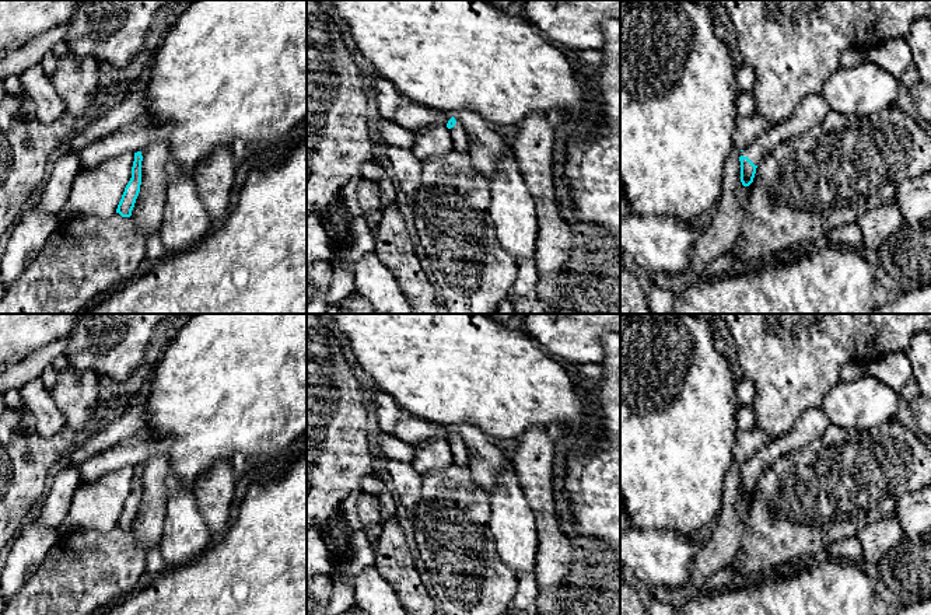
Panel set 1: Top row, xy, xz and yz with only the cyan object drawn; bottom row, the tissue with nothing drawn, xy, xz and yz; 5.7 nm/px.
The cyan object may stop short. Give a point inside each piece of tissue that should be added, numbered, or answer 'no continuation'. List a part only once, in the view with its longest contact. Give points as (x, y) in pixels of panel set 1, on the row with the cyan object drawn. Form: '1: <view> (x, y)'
1: yz (814, 108)

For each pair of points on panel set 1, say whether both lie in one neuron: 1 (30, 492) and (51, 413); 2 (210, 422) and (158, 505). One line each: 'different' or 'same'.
1: different
2: different

